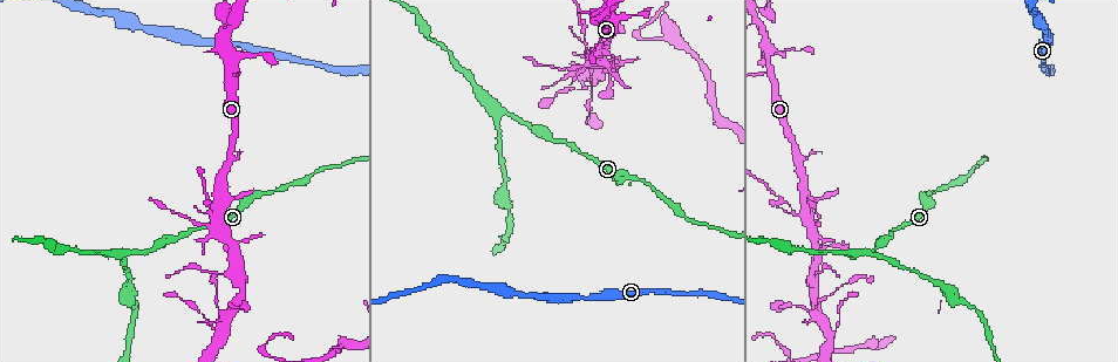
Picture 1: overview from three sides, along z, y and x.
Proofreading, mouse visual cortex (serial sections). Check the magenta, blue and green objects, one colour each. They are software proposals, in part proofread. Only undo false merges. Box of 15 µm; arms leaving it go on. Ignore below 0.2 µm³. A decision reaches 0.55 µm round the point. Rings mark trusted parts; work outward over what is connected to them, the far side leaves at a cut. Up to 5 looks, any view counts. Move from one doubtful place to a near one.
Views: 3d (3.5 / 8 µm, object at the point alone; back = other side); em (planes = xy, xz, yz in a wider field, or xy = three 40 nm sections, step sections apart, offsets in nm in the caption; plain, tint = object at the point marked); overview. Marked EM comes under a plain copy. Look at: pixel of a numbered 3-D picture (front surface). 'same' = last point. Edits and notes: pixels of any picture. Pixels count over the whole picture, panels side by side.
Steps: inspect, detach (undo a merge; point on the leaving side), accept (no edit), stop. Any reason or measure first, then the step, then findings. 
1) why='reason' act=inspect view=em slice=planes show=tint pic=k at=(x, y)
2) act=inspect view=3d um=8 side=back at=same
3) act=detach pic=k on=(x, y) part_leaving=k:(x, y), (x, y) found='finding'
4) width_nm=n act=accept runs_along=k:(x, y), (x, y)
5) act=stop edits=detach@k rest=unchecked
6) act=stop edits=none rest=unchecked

why='three-way junction' act=inspect view=3d um=8 pic=1 at=(127, 251)

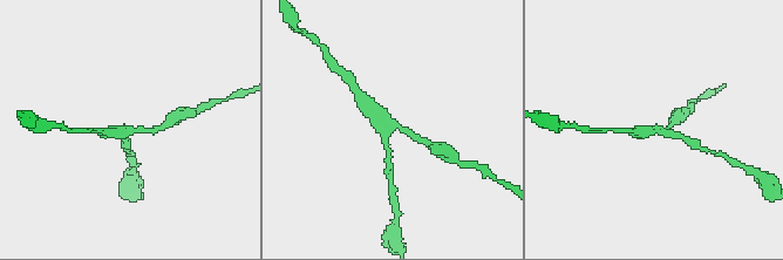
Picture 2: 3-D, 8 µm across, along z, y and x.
arms=3 arm_widths_nm=200,200,400 act=inspect view=em slice=xy step=5 show=tint pic=2 at=(394, 124)

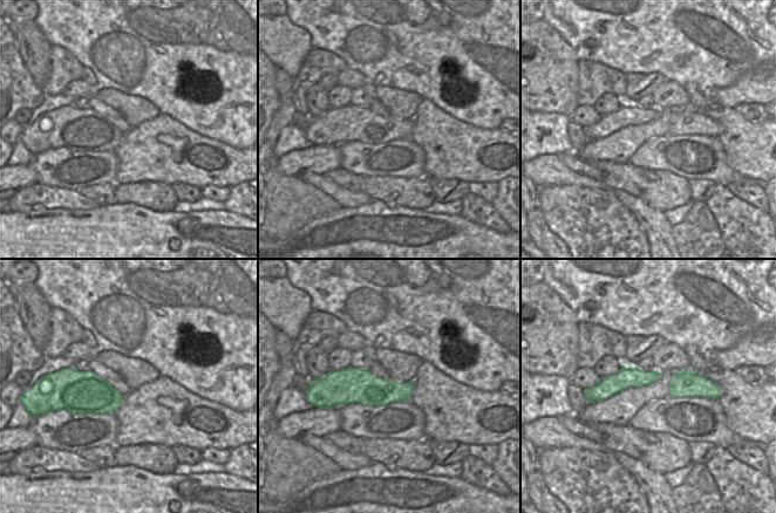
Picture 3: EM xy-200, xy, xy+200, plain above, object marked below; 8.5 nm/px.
act=accept runs_along=3:(657, 374), (626, 377), (596, 398) found='continuous, no second cell'

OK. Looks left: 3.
why='branch point' act=inspect view=3d um=3.5 pic=1 at=(215, 209)

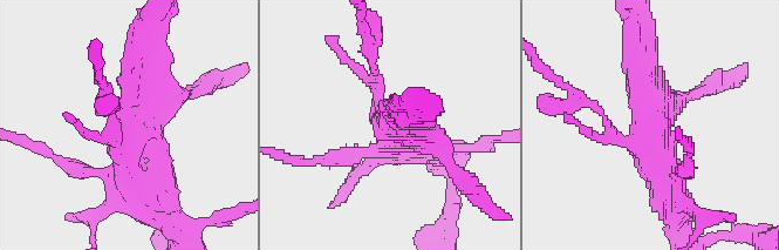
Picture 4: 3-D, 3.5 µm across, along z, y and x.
why='need the tissue' act=inspect view=em slice=planes show=tint pic=4 at=(128, 132)

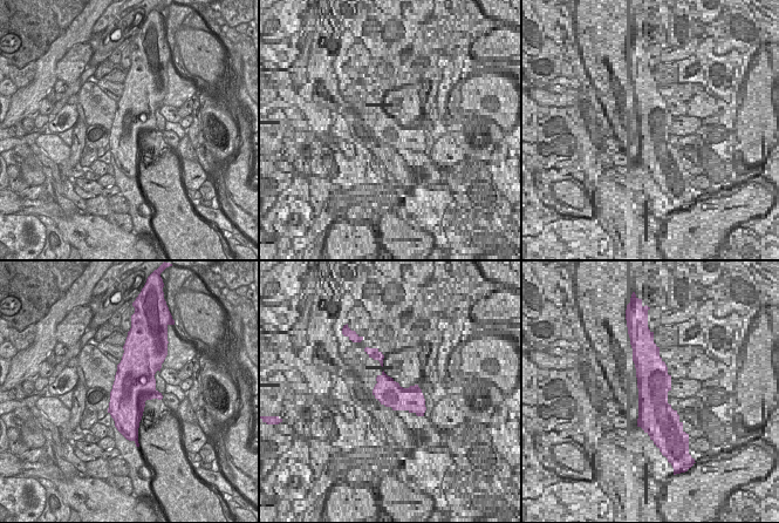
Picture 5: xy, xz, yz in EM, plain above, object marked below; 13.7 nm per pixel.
act=accept runs_along=4:(649, 56), (651, 157), (672, 201) found='continuous, no second cell'

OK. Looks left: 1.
act=stop edits=none rest=unchecked

